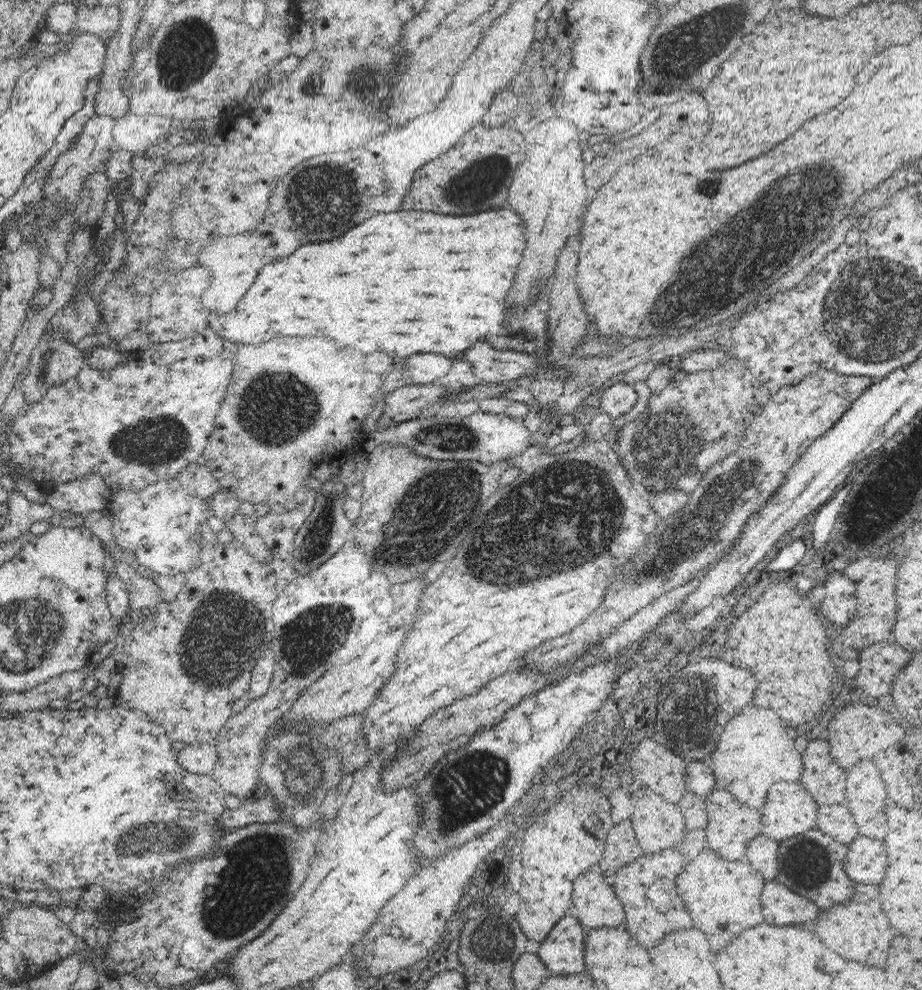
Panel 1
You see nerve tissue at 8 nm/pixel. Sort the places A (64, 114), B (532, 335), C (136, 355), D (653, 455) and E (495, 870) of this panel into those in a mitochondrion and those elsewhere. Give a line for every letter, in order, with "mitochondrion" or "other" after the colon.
A: other
B: mitochondrion
C: other
D: mitochondrion
E: other

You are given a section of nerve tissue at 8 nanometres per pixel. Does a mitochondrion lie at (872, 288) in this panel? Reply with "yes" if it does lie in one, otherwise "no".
yes

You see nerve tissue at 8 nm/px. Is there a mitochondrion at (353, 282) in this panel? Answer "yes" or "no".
no

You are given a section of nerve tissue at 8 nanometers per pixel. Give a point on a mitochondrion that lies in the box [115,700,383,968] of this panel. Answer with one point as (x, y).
(256, 878)

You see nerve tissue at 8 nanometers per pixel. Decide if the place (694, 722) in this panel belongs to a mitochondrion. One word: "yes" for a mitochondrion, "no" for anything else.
yes

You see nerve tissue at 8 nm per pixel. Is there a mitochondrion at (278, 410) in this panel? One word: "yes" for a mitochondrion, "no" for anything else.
yes

